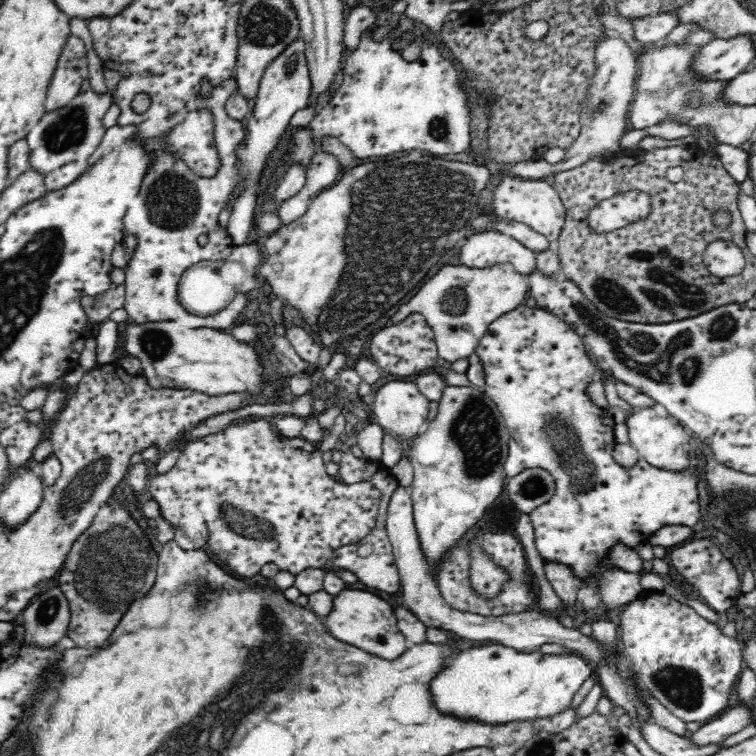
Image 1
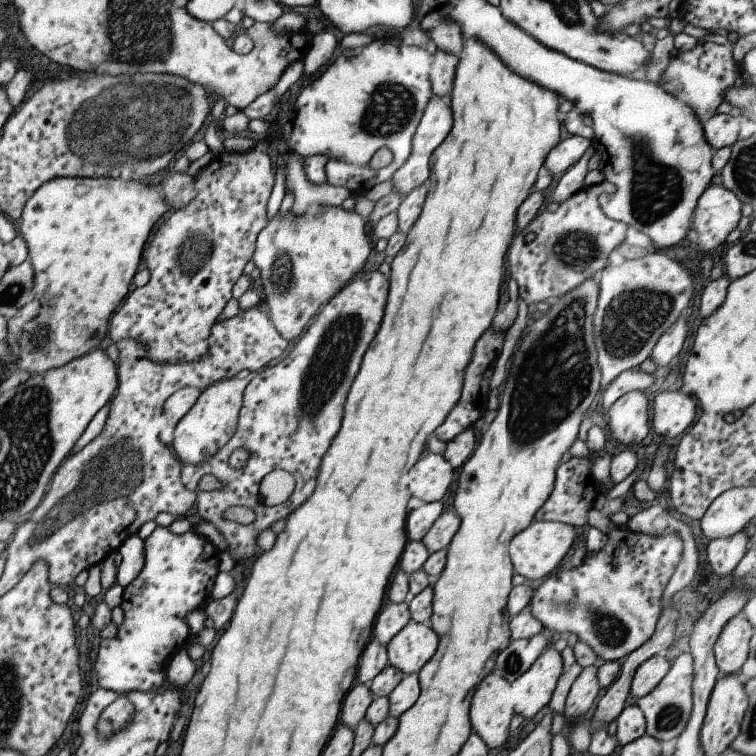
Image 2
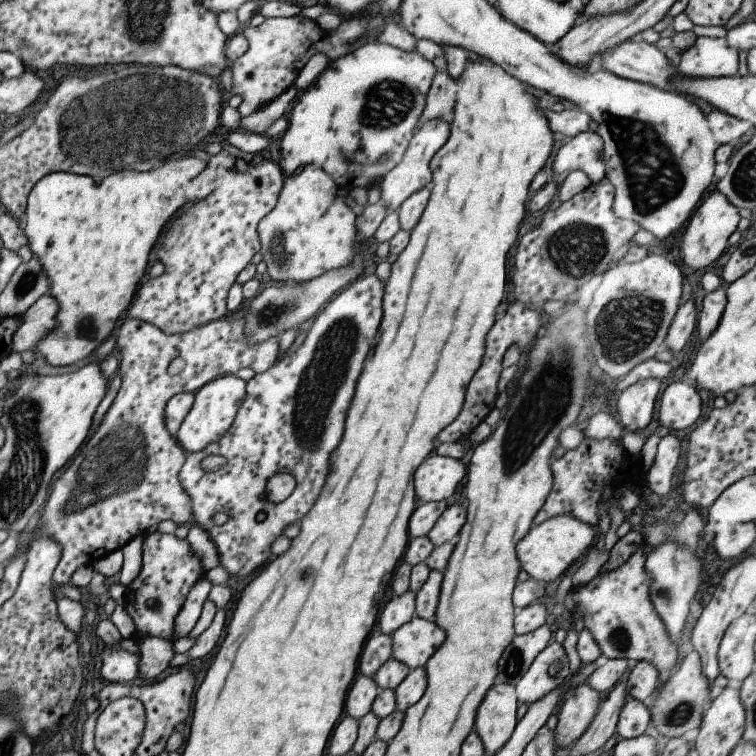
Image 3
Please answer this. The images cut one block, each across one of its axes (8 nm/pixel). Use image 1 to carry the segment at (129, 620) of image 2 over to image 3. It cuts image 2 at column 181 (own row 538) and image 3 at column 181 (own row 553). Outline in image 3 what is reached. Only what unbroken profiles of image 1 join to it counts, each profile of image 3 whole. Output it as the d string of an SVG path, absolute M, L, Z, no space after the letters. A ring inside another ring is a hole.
M154 531L142 540L141 568L135 580L125 587L123 608L135 627L134 641L143 636L174 641L173 622L191 586L204 576L201 560L191 552L187 539Z

